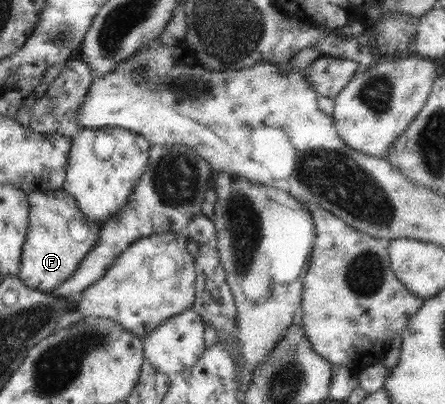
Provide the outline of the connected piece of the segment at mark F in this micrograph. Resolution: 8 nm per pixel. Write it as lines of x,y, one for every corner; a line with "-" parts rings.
62,189
37,190
28,194
27,203
29,226
22,246
19,279
31,289
51,293
75,274
81,260
94,247
101,224
87,220
86,239
76,241
69,233
69,220
85,220
86,215
80,211
71,194

